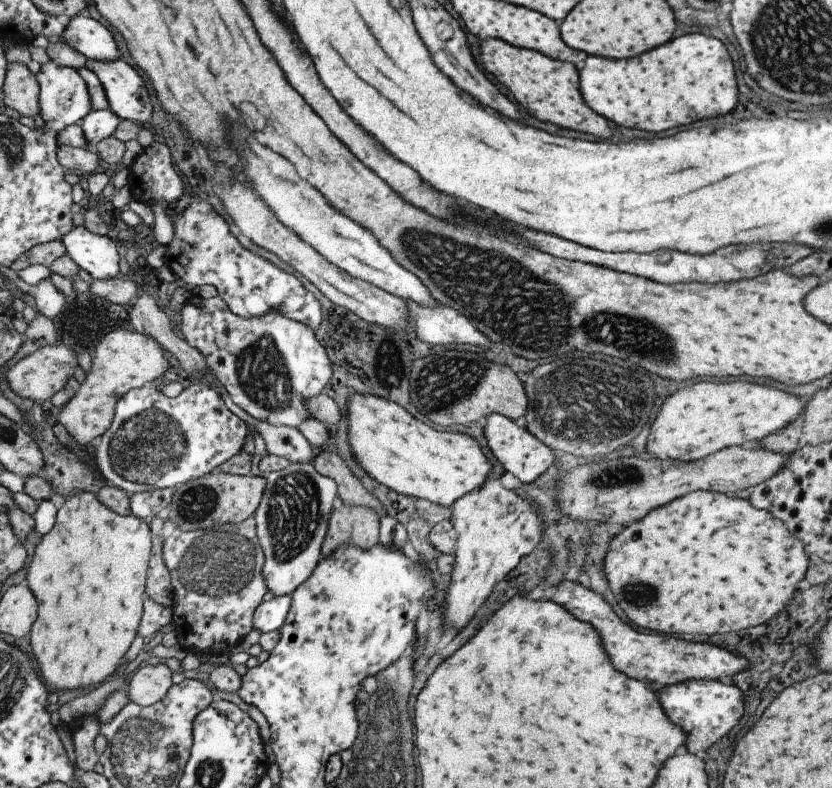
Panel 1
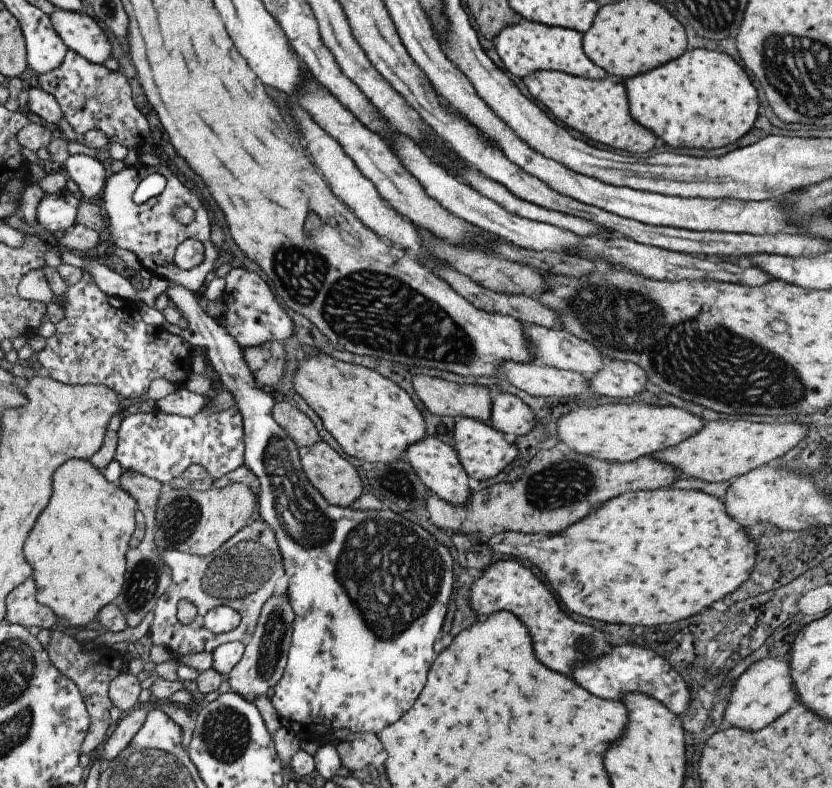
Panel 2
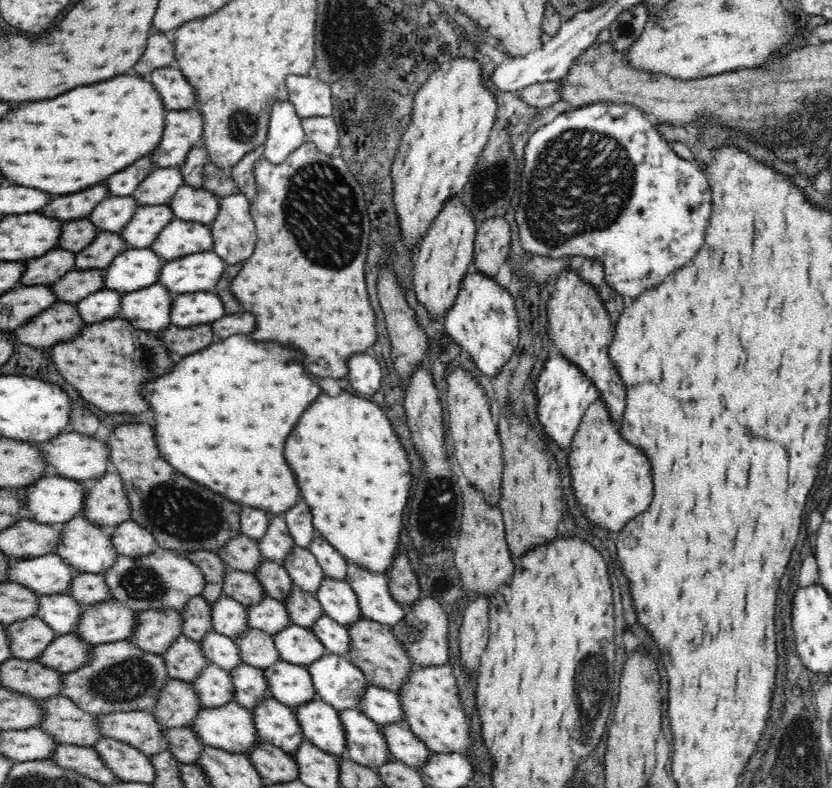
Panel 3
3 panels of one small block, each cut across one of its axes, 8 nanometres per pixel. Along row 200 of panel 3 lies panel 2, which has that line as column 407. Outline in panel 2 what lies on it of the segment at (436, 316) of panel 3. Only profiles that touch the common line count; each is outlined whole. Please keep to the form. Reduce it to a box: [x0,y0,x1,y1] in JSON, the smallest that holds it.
[404,435,472,506]

